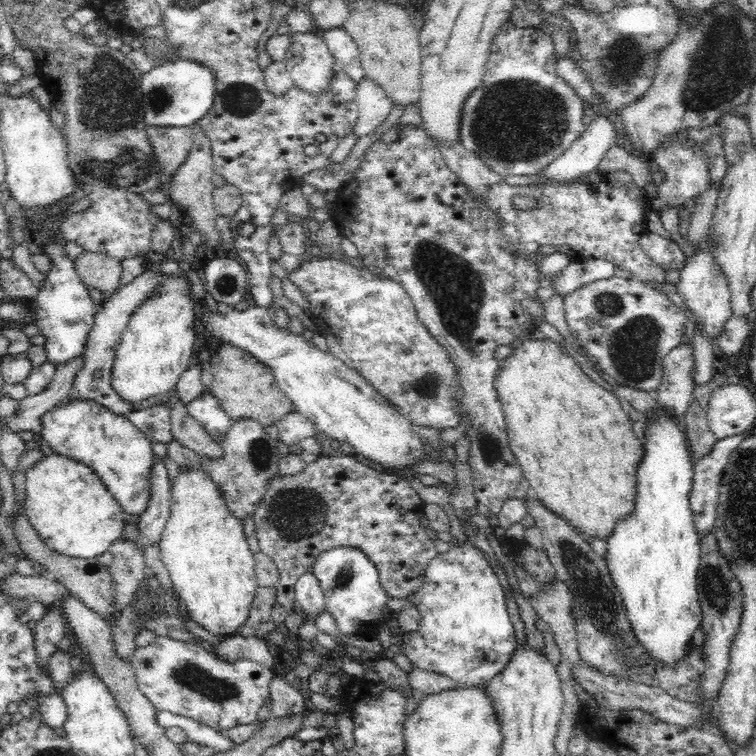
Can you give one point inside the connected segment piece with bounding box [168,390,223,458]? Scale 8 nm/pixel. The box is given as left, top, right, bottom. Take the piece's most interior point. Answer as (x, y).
(189, 432)

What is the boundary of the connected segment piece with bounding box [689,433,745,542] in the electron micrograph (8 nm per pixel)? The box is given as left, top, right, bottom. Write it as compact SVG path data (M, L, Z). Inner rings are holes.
M743 433L717 440L714 448L694 465L689 500L694 513L694 529L700 542L705 540L715 526L719 488L725 464L744 438Z

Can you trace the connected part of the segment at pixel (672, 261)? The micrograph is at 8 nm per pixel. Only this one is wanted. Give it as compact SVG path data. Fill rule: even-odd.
M646 229L641 234L639 243L652 262L665 272L681 271L686 266L687 258L680 246L672 239L666 239Z

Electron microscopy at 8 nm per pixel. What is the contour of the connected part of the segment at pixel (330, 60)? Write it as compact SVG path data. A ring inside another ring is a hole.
M319 31L288 34L292 44L283 62L295 87L315 96L326 92L330 79L336 74L335 61Z

